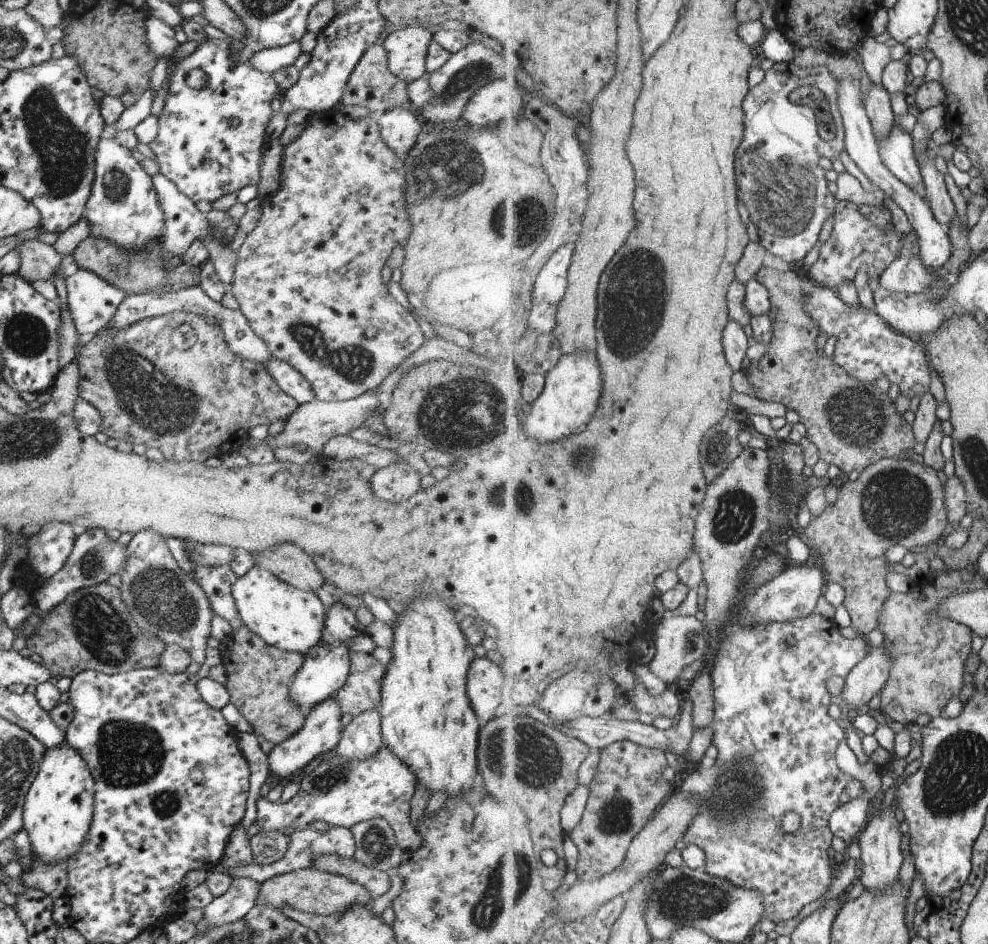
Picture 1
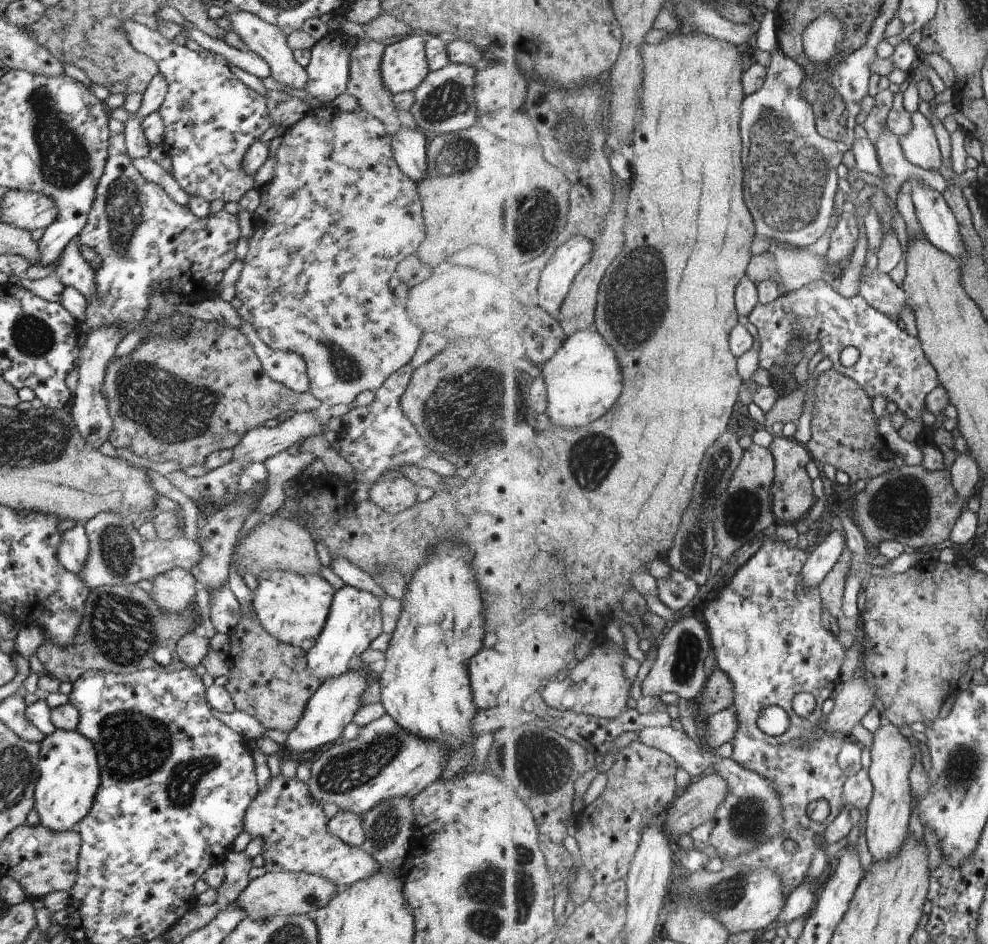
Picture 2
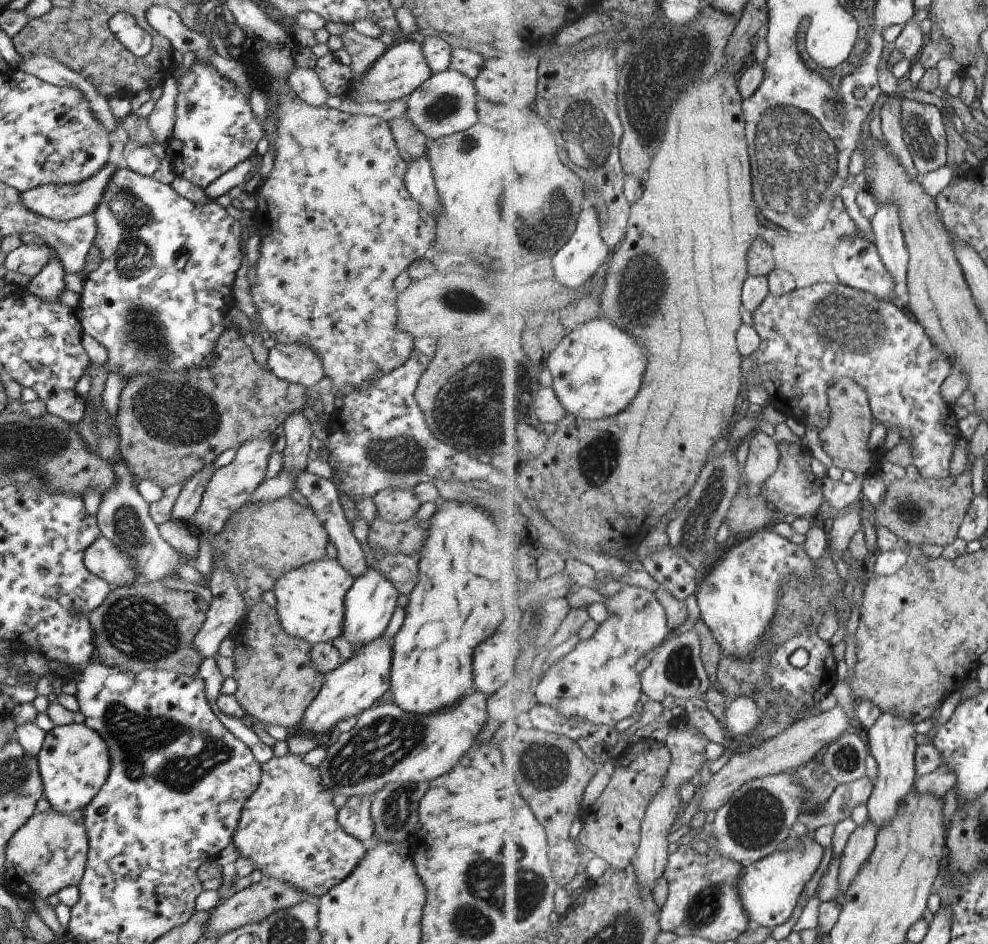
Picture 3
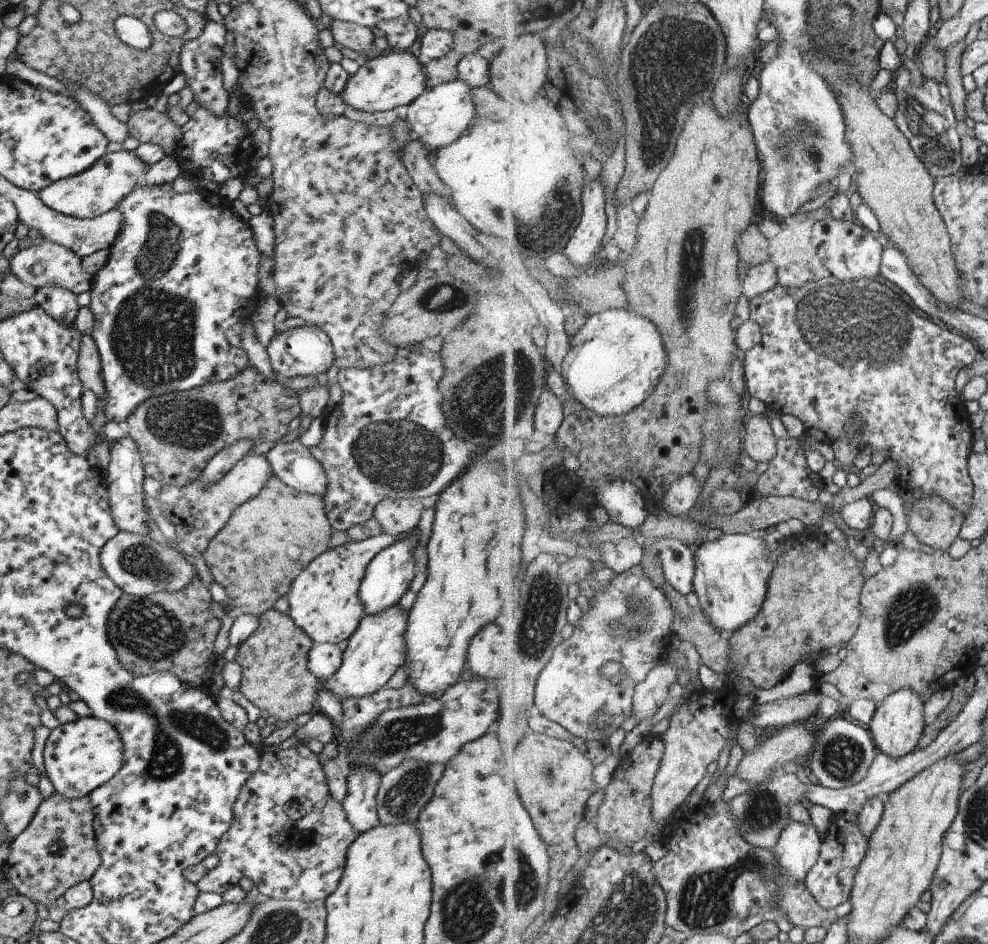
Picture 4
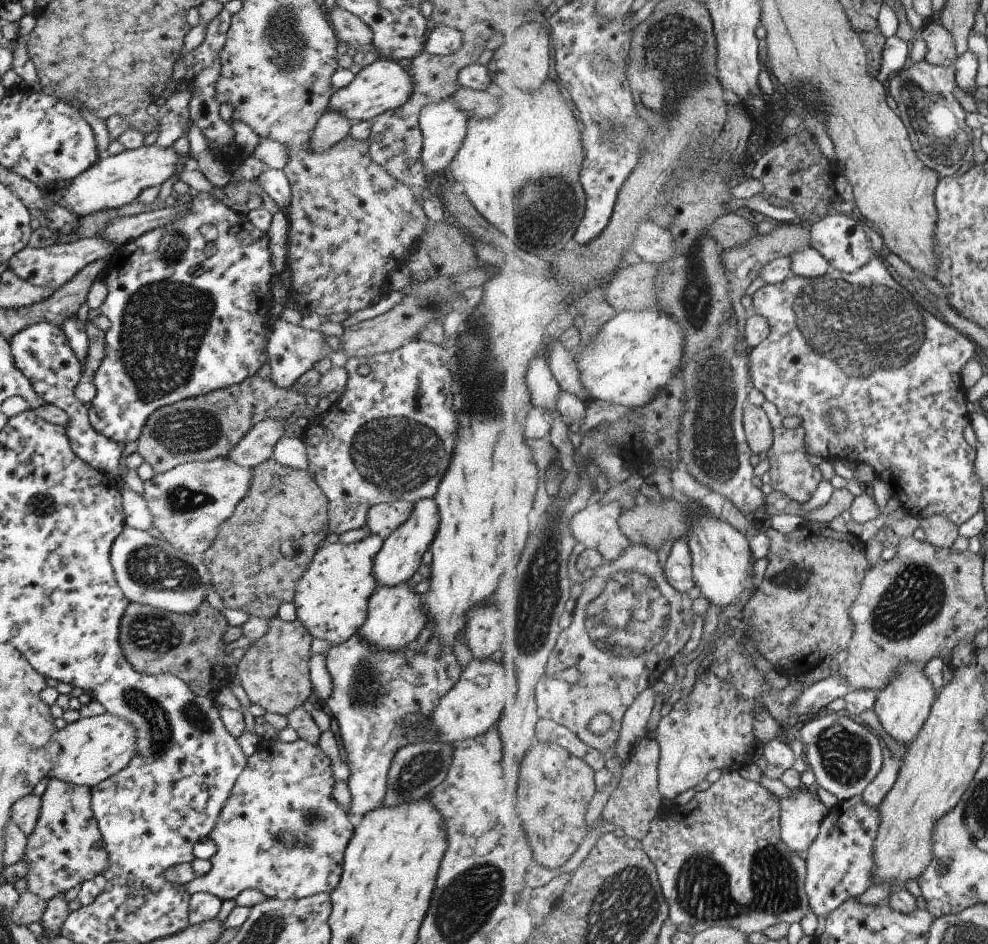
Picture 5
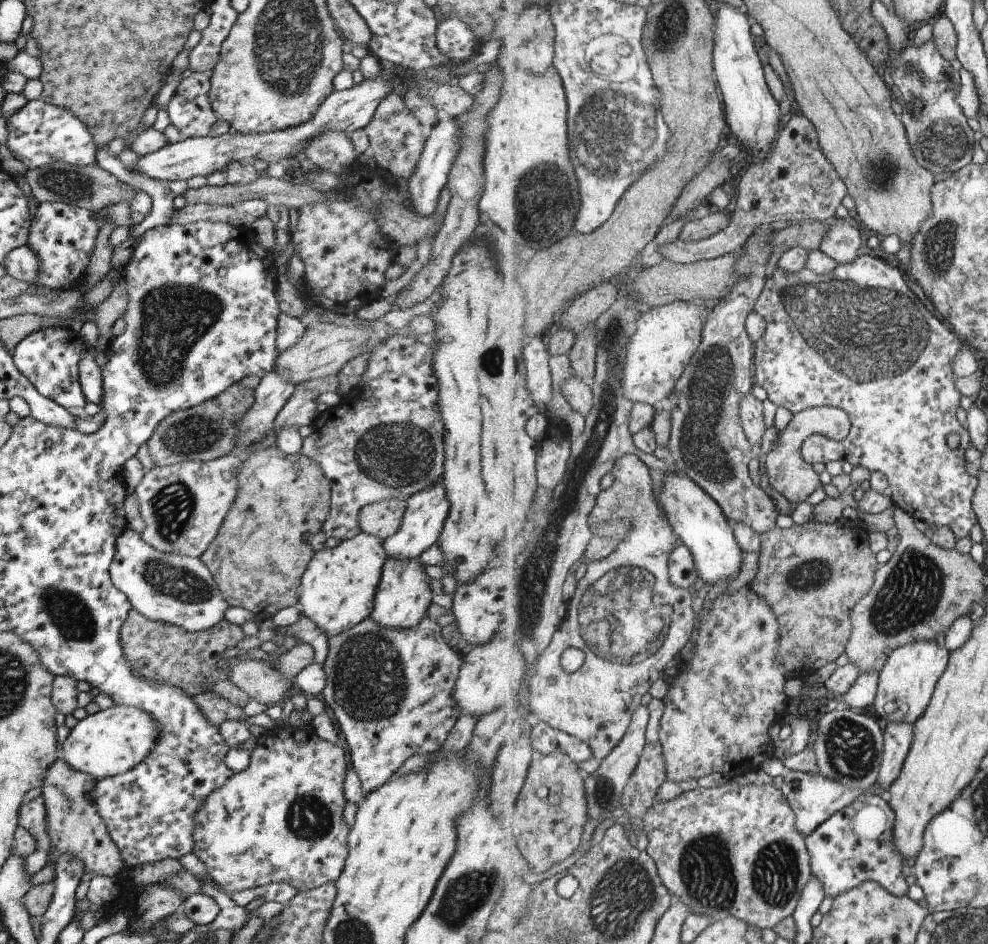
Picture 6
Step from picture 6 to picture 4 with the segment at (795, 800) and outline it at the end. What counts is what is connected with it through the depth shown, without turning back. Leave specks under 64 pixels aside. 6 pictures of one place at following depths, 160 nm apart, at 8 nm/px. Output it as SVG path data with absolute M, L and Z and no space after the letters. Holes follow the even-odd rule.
M791 821L781 833L775 848L782 873L803 883L820 859L822 842L815 824Z

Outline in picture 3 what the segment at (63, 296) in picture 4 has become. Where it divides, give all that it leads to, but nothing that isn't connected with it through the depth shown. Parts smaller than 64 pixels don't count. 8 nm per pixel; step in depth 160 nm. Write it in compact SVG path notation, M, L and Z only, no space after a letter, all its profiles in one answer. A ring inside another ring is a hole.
M52 254L52 258L40 272L31 277L25 290L43 302L59 303L59 295L65 290L63 288L63 275L64 270L60 260L55 254Z

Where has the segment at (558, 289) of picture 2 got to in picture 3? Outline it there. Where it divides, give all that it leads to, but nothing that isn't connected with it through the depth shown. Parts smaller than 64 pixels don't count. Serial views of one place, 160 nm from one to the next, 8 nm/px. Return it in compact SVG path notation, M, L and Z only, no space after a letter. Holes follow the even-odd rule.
M585 200L584 204L576 231L573 233L572 238L569 239L569 242L555 253L552 262L552 264L555 264L555 274L553 274L555 281L563 286L575 289L589 282L607 260L610 260L614 252L601 238L597 210L590 201Z

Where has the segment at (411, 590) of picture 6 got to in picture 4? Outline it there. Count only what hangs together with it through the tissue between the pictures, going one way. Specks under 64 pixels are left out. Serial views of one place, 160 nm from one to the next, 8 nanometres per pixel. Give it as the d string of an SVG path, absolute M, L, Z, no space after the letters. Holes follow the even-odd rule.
M398 604L388 606L388 609L372 615L362 615L357 628L347 639L339 668L325 682L325 688L334 694L337 700L345 697L362 697L375 692L395 674L399 666L404 664L407 617L407 610L401 609Z

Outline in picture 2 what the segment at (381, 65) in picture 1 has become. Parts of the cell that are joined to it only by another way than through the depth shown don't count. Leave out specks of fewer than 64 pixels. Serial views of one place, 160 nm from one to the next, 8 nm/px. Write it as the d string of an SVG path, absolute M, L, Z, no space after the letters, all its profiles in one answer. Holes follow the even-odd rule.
M367 37L358 38L356 44L350 50L349 79L346 82L347 94L351 94L357 100L363 111L373 114L380 119L385 132L391 136L401 129L415 129L416 122L407 110L399 110L393 106L392 94L383 86L379 74L380 58L382 50L385 50L380 41L371 40Z

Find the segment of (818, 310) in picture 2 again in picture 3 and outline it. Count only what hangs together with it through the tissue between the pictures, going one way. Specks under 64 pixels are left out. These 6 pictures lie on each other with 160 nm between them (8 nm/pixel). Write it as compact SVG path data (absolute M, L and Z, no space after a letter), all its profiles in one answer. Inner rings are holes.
M817 283L809 287L795 289L793 292L783 296L770 294L752 313L752 325L762 338L762 345L759 350L752 355L754 371L752 374L752 382L758 387L763 394L767 394L768 403L775 409L784 413L787 418L791 417L801 421L803 424L812 424L819 431L823 430L825 424L828 424L832 417L832 408L830 407L829 389L834 383L844 378L857 380L869 395L870 404L874 412L876 422L884 424L887 428L894 428L900 431L901 437L905 438L911 445L913 465L917 468L921 477L929 479L946 479L951 477L951 460L953 460L953 452L955 452L954 442L961 438L956 419L952 419L952 408L950 404L944 400L941 387L949 375L955 370L952 358L939 345L934 343L932 337L928 335L926 328L909 315L908 310L899 309L893 302L882 299L876 294L865 292L864 290L844 285L843 283Z

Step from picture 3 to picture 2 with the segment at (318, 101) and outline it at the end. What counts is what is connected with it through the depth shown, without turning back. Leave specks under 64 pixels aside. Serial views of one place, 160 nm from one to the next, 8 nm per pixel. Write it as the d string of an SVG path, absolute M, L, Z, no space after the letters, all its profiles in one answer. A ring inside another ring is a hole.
M223 3L226 9L225 18L229 14L229 22L231 22L231 31L237 33L237 36L245 43L249 51L258 54L267 63L270 77L277 84L291 88L291 90L299 90L306 87L307 73L302 66L299 66L292 55L292 50L285 44L286 36L278 26L266 23L264 20L257 18L254 14L246 13L233 9L230 5Z

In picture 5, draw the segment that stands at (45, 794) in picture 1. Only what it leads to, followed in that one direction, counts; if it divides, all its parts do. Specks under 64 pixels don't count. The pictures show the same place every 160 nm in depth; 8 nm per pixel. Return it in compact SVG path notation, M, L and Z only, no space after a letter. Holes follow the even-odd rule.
M107 712L90 717L80 716L75 722L67 723L60 730L56 729L46 749L52 766L48 777L90 788L127 766L136 751L136 732L134 726L122 716Z

